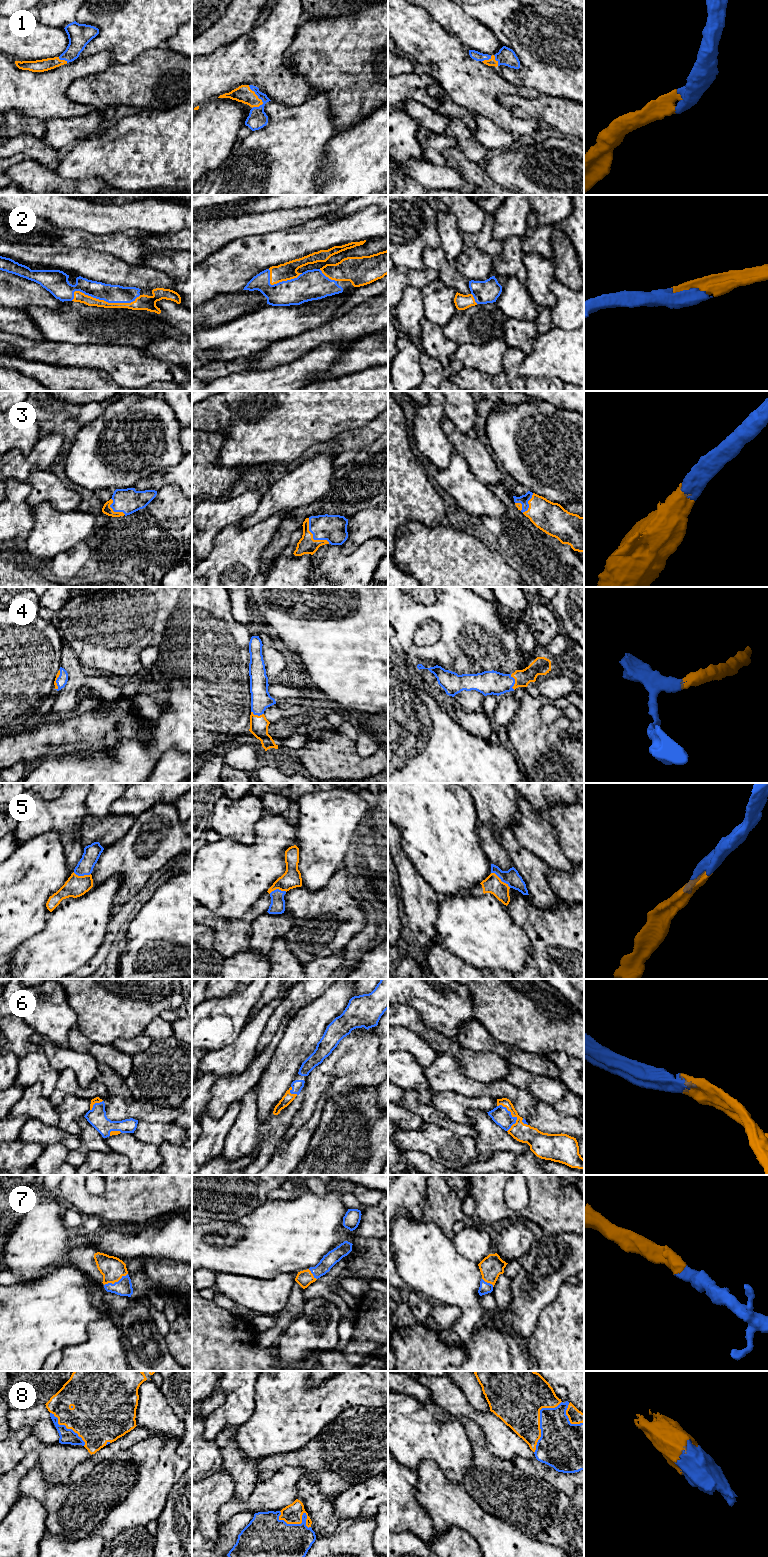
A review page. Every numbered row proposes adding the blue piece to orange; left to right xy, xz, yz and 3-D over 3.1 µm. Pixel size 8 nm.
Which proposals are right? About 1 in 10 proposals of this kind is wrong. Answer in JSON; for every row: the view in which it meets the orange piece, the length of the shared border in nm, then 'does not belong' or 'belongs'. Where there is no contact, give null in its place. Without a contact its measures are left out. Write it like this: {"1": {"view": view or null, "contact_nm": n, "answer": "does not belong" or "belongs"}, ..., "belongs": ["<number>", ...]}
{"1": {"view": "xz", "contact_nm": 200, "answer": "belongs"}, "2": {"view": "xy", "contact_nm": 550, "answer": "belongs"}, "3": {"view": "xz", "contact_nm": 260, "answer": "belongs"}, "4": {"view": "yz", "contact_nm": 140, "answer": "belongs"}, "5": {"view": "yz", "contact_nm": 200, "answer": "belongs"}, "6": {"view": "yz", "contact_nm": 240, "answer": "belongs"}, "7": {"view": "xy", "contact_nm": 220, "answer": "belongs"}, "8": {"view": "yz", "contact_nm": 460, "answer": "belongs"}, "belongs": ["1", "2", "3", "4", "5", "6", "7", "8"]}

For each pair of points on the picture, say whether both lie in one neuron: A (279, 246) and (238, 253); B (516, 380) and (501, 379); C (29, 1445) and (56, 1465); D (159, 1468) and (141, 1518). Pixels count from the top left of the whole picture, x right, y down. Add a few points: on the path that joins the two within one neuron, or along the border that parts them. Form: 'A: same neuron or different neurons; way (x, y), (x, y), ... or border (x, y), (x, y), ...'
A: same neuron; way (269, 250), (259, 253), (248, 253)
B: different neurons; border (502, 372), (508, 380)
C: same neuron; way (36, 1445), (49, 1458)
D: same neuron; way (153, 1480), (147, 1499), (141, 1506)

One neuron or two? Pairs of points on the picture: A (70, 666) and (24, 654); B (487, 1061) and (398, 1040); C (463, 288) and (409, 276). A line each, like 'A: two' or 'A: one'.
A: two
B: two
C: two

